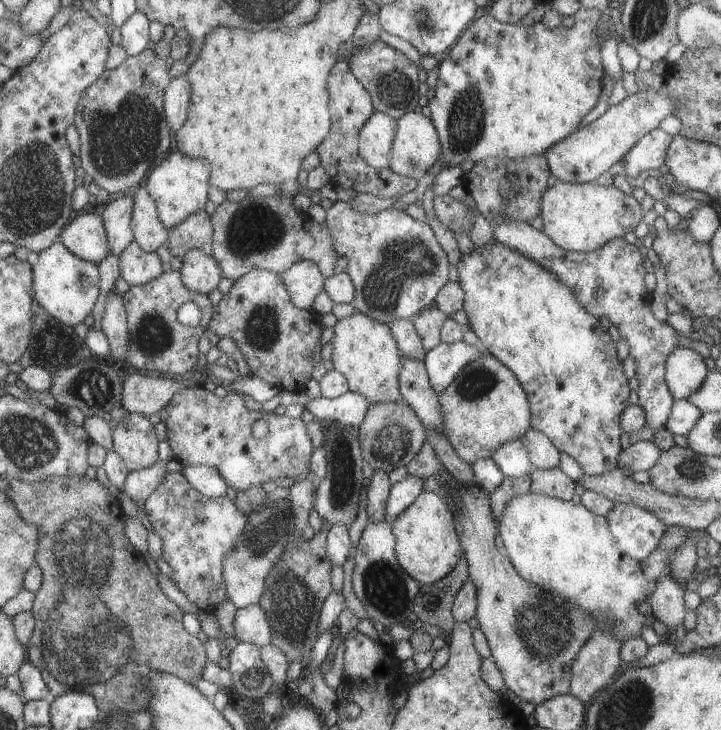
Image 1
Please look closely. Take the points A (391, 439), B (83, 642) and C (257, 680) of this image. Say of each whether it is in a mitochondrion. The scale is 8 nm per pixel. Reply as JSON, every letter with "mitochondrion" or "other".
{"A":"mitochondrion","B":"mitochondrion","C":"mitochondrion"}

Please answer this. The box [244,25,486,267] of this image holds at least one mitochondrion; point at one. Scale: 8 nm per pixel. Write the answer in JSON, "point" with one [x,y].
{"point":[395,93]}

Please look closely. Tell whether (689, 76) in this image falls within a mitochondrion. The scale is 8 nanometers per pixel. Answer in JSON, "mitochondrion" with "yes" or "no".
{"mitochondrion":"no"}

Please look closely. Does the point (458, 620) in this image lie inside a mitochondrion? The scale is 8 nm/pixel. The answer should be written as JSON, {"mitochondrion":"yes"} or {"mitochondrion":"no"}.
{"mitochondrion":"no"}

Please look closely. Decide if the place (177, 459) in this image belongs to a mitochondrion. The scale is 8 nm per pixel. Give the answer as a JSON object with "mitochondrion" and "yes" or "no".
{"mitochondrion":"no"}

